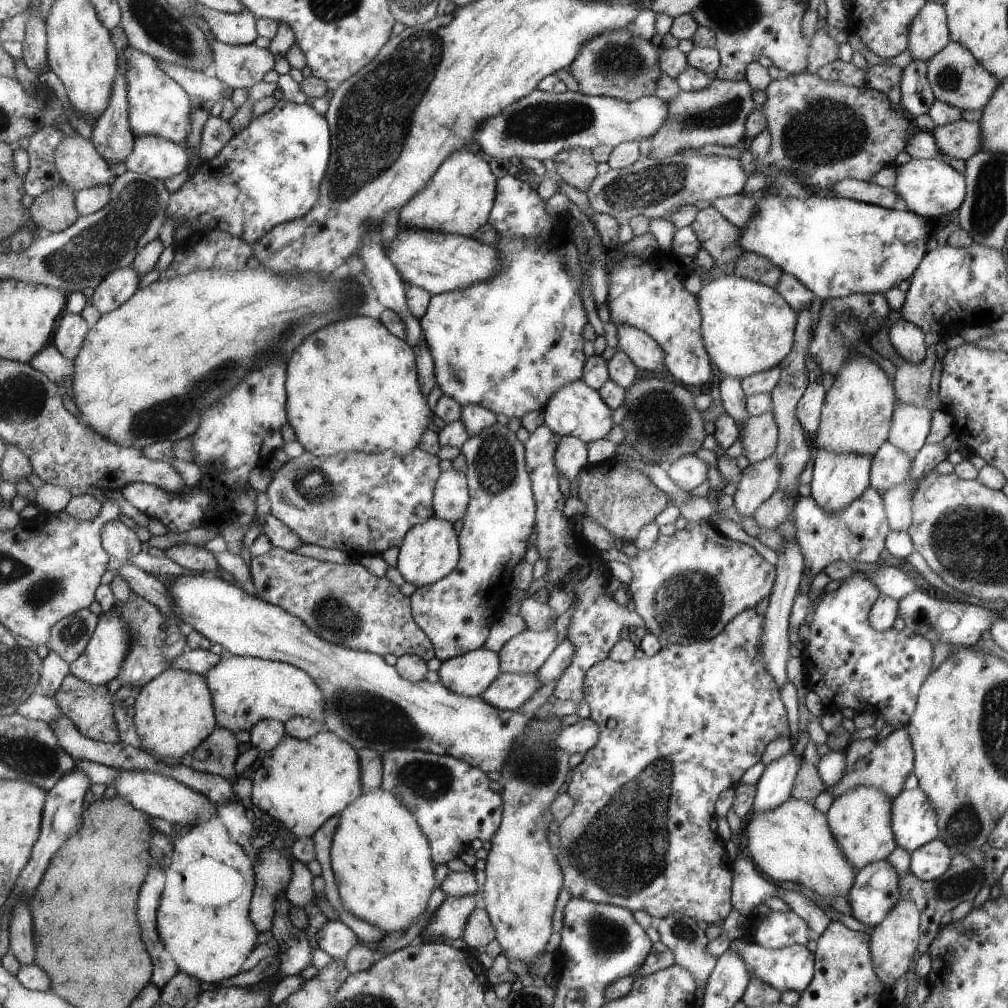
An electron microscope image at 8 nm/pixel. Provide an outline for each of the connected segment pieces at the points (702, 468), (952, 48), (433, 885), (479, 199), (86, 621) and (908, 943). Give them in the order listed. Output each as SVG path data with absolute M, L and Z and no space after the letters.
M681 455L669 466L665 466L668 477L682 490L688 492L699 486L707 479L706 461L702 461L693 455Z
M949 42L937 55L933 55L926 64L926 78L930 84L934 99L957 110L982 110L995 94L998 81L992 73L980 65L966 48L959 43Z
M385 786L363 792L340 813L342 817L333 841L332 867L343 906L357 918L378 926L385 934L407 931L420 922L428 910L433 891L439 886L428 836L409 807Z
M468 149L459 151L441 165L428 187L400 210L400 228L403 231L421 228L473 237L489 223L496 196L497 176L493 174L489 161Z
M89 608L67 616L53 626L51 638L46 646L71 664L85 653L99 622L100 616L93 614Z
M899 899L894 907L885 915L885 918L876 924L869 935L871 936L871 959L872 967L875 969L876 977L881 984L891 988L895 985L909 966L913 952L917 948L917 938L919 938L920 926L919 909L916 904L909 899Z

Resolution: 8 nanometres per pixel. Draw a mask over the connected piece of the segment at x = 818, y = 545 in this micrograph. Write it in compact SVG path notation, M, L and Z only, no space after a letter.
M871 487L851 500L841 512L825 512L813 496L798 496L791 512L791 526L795 528L795 540L804 556L804 564L809 566L812 577L833 561L875 562L884 548L884 540L889 531L888 516L883 512L881 496Z

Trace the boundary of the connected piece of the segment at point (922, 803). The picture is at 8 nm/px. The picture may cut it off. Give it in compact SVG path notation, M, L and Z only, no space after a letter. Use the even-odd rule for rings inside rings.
M919 787L902 790L893 798L891 823L896 846L908 853L938 836L936 813Z

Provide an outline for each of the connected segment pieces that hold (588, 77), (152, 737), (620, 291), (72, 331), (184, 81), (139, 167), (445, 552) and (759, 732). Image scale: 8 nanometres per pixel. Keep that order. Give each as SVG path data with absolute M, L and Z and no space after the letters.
M625 28L609 30L589 40L569 69L577 80L581 93L629 102L653 95L657 78L662 72L658 67L657 54L659 48L653 46L649 40L631 36Z
M175 668L163 672L142 688L137 694L132 715L149 750L181 760L195 748L200 748L219 727L207 676Z
M625 255L609 265L606 281L609 285L605 300L611 322L627 325L648 333L662 348L665 368L675 380L685 386L701 386L711 376L709 356L699 334L700 308L698 296L683 288L683 274L673 260L641 260Z
M65 313L59 321L53 345L67 358L76 359L85 346L90 330L91 326L83 316Z
M160 62L159 64L164 72L167 72L169 76L185 88L193 101L196 98L199 98L200 101L213 100L213 102L224 100L224 92L229 86L214 74L189 70L181 64L171 64L171 62Z
M145 134L136 138L136 146L131 156L125 160L125 166L128 171L149 174L152 178L161 179L163 181L179 174L180 172L187 171L189 168L189 156L186 147L181 144L155 136L155 134Z
M433 515L423 524L413 527L400 548L398 567L405 580L415 587L435 584L453 572L461 560L460 538L454 522Z
M748 608L735 615L731 622L724 627L719 635L711 640L699 640L693 644L663 644L657 654L643 655L639 659L631 658L627 662L617 662L608 656L593 664L585 679L585 696L587 707L591 712L593 724L597 725L597 742L591 750L584 753L582 762L577 765L571 780L565 789L576 800L574 811L565 820L559 823L560 846L555 848L556 857L564 868L564 888L572 897L583 897L594 903L605 903L621 908L645 910L653 920L676 912L687 918L699 922L703 920L707 925L721 924L731 911L731 864L725 862L727 854L719 835L709 830L709 820L713 816L713 802L717 794L727 788L735 788L741 774L746 768L759 762L767 742L776 736L787 736L787 718L785 708L781 704L776 681L766 669L766 662L762 659L761 636L763 636L764 615L759 615L754 608Z

